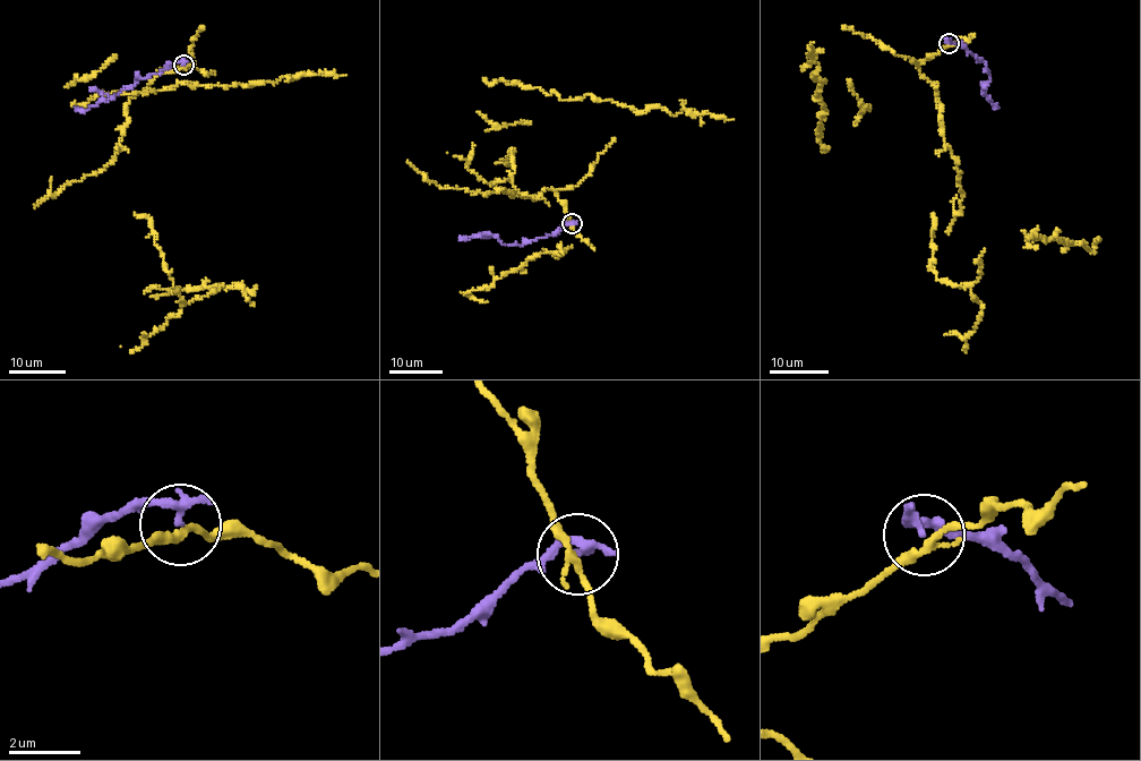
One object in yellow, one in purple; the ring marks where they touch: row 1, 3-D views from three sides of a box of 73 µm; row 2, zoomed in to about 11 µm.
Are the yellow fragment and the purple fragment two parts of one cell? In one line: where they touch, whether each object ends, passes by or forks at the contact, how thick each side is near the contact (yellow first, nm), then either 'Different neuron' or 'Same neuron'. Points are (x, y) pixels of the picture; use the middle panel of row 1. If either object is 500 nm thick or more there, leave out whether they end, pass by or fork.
Place: (572, 223). At the ring yellow passes by. At the ring purple passes by. Thickness 220 nm (yellow) against 200 nm. Different neuron

